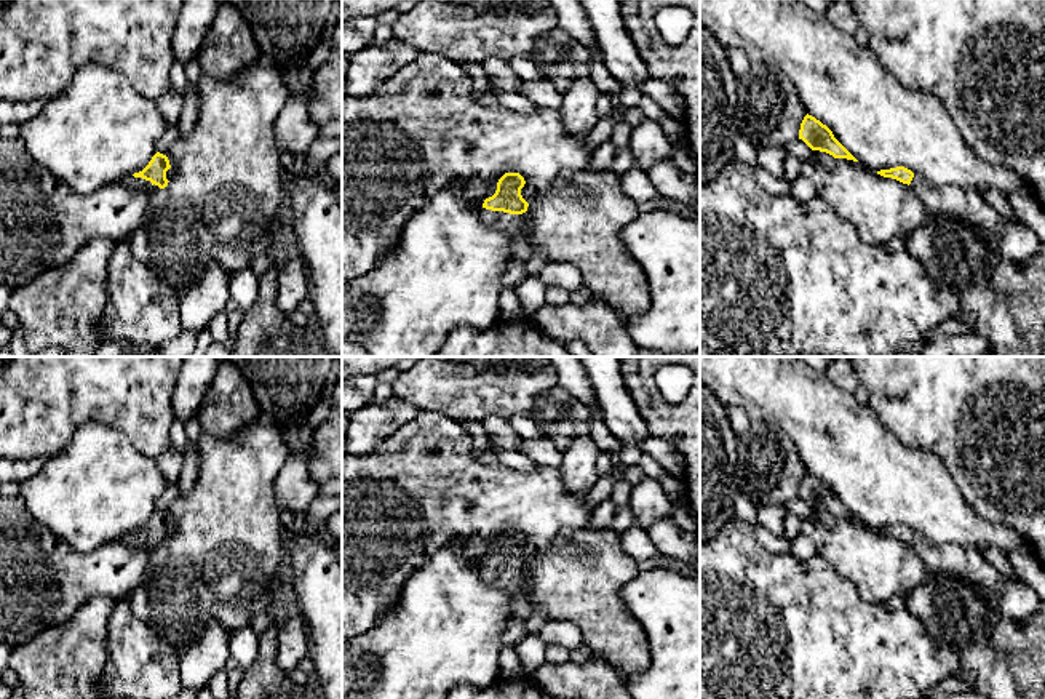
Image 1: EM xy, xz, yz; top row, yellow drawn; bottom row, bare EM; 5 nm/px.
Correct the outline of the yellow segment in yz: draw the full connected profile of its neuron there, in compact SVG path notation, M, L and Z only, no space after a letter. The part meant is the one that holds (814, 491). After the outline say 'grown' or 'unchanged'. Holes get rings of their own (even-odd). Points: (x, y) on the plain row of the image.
M805 473L799 497L802 497L812 509L820 509L832 513L834 517L847 517L858 520L832 493L832 489L812 473Z; unchanged

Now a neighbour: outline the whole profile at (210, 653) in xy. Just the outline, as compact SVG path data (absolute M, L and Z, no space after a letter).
M208 624L198 640L179 657L182 688L195 693L208 688L211 680L225 669L230 657L230 633L219 624Z

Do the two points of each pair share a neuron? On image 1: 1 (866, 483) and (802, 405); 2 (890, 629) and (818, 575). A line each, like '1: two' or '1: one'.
1: one
2: one

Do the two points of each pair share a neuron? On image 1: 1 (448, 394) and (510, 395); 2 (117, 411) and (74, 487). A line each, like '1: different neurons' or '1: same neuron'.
1: same neuron
2: different neurons

